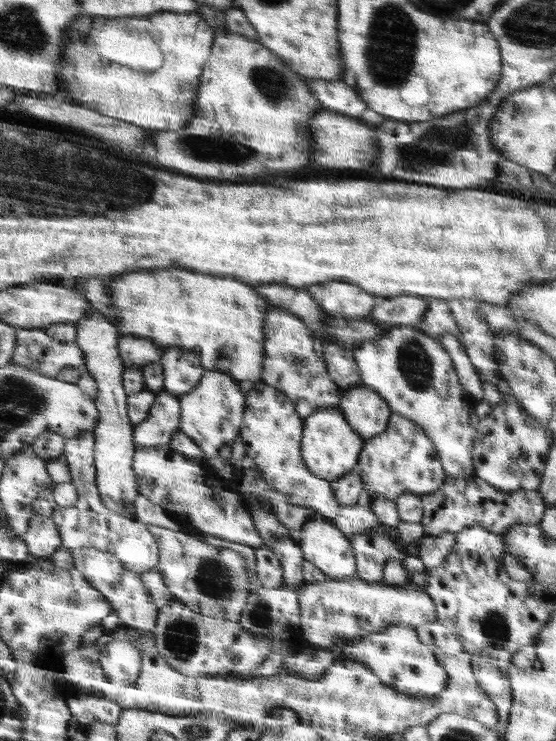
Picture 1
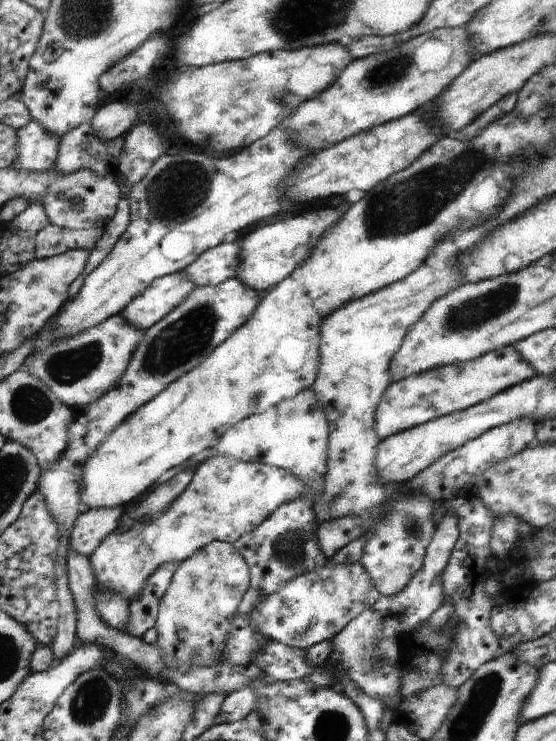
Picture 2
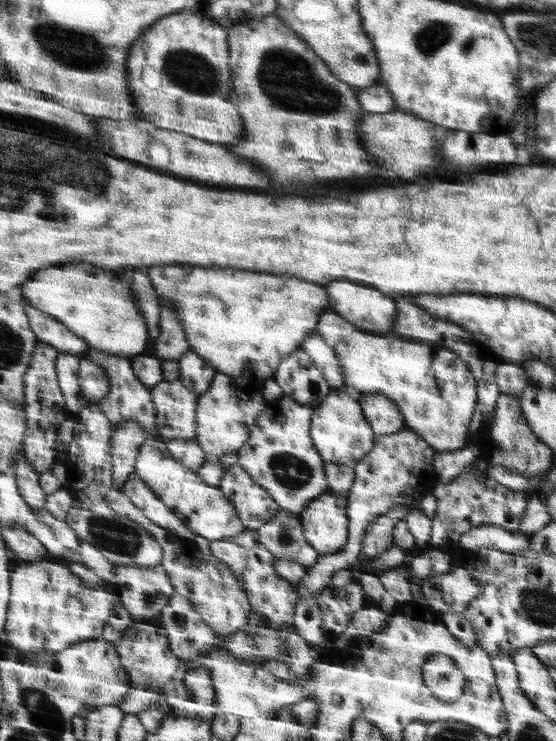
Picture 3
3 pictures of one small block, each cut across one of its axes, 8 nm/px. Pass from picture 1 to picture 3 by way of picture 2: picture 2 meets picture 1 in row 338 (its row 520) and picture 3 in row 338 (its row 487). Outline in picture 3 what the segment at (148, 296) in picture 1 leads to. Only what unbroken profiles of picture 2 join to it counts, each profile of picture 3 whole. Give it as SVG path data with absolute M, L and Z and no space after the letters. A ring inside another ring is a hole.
M152 266L150 268L150 280L158 292L158 296L166 296L172 300L172 304L178 304L178 308L170 309L177 310L179 318L181 318L181 324L184 325L184 331L188 336L190 351L201 356L205 361L208 361L212 367L214 367L218 373L223 373L228 376L232 376L234 379L252 380L256 382L266 381L267 379L273 379L276 376L278 367L282 363L282 360L286 355L290 355L290 352L296 351L301 342L311 335L318 328L318 324L323 316L331 306L328 304L328 292L325 290L325 286L314 284L313 282L306 282L298 276L292 276L292 274L266 274L266 272L246 272L246 270L234 270L234 268L218 268L214 272L214 268L202 268L202 266L174 266L174 278L168 278L166 276L166 270L164 266Z

